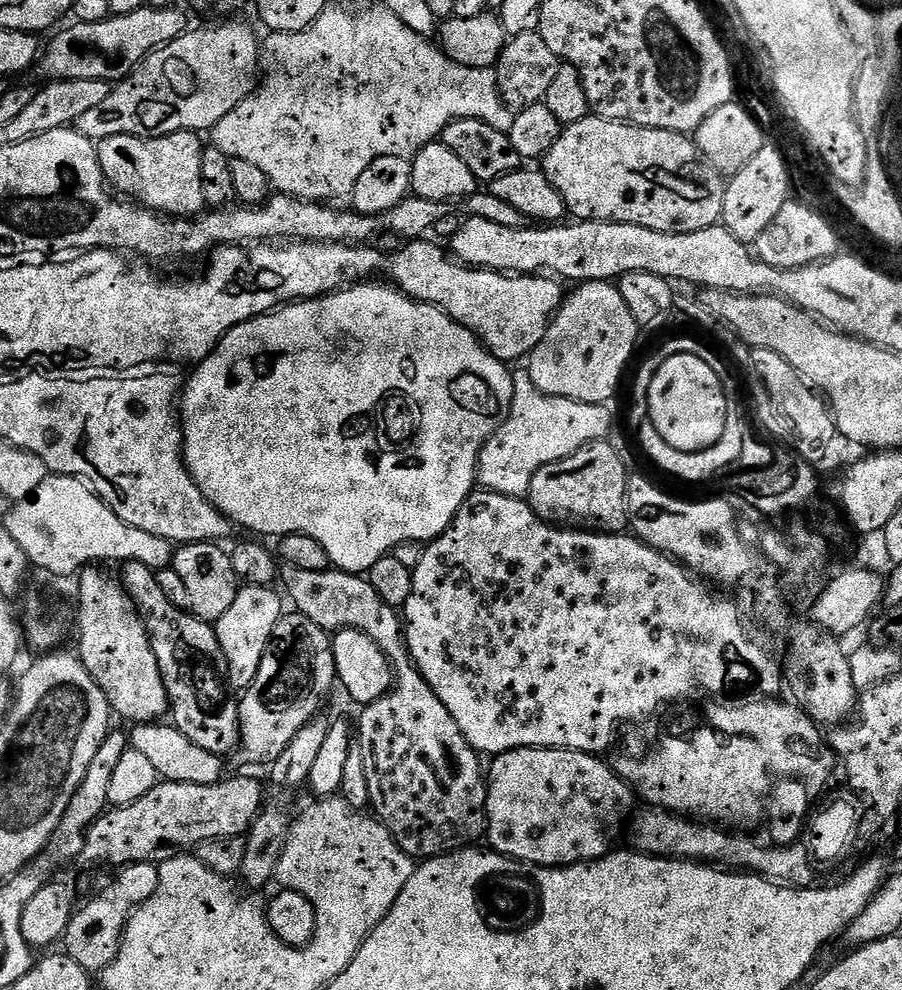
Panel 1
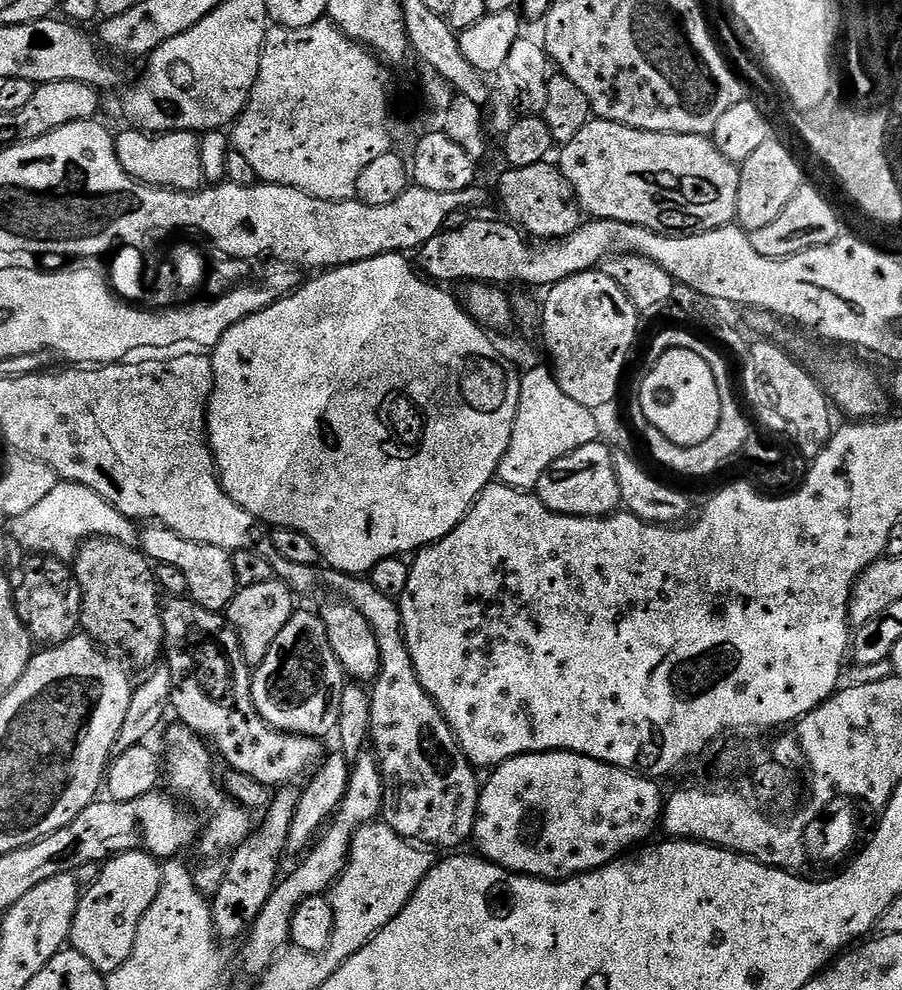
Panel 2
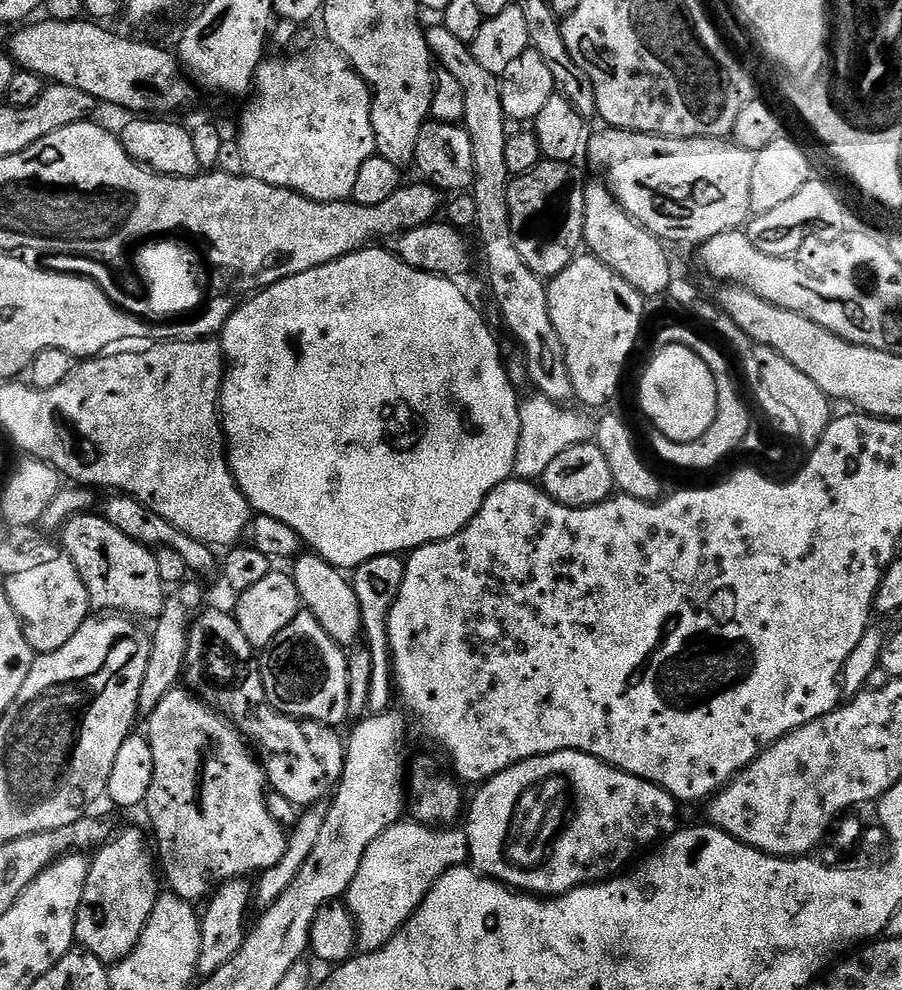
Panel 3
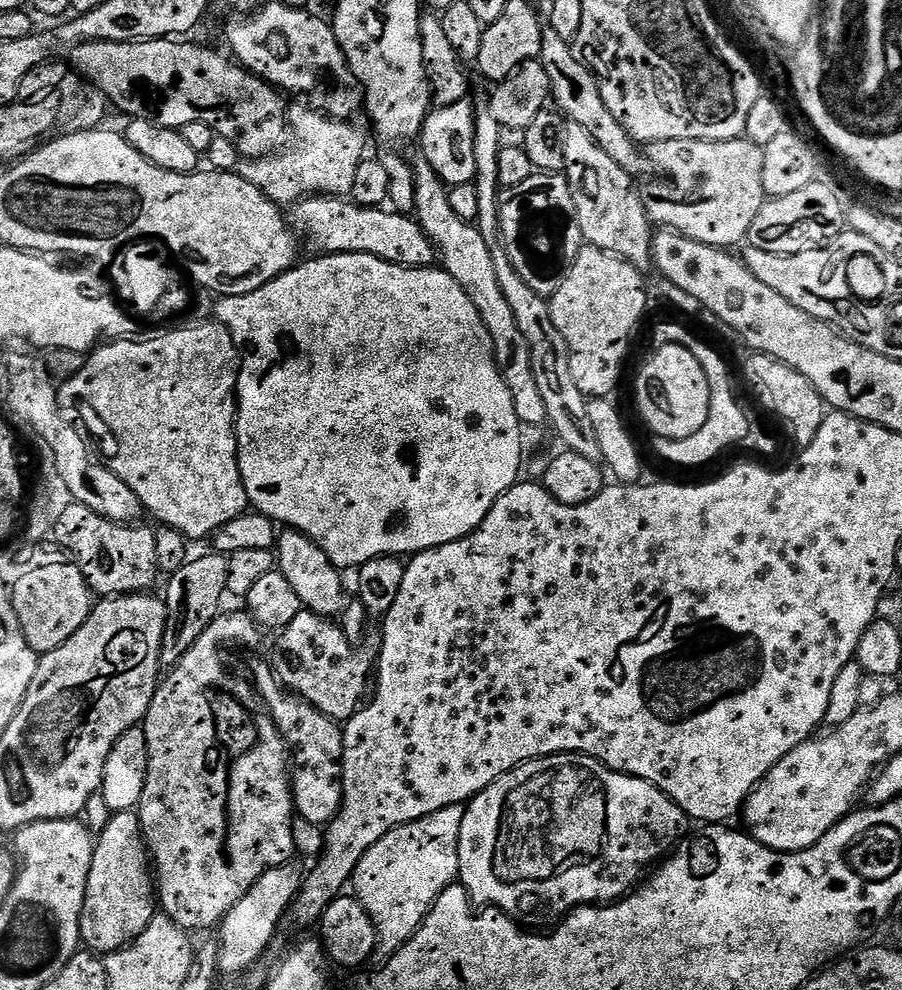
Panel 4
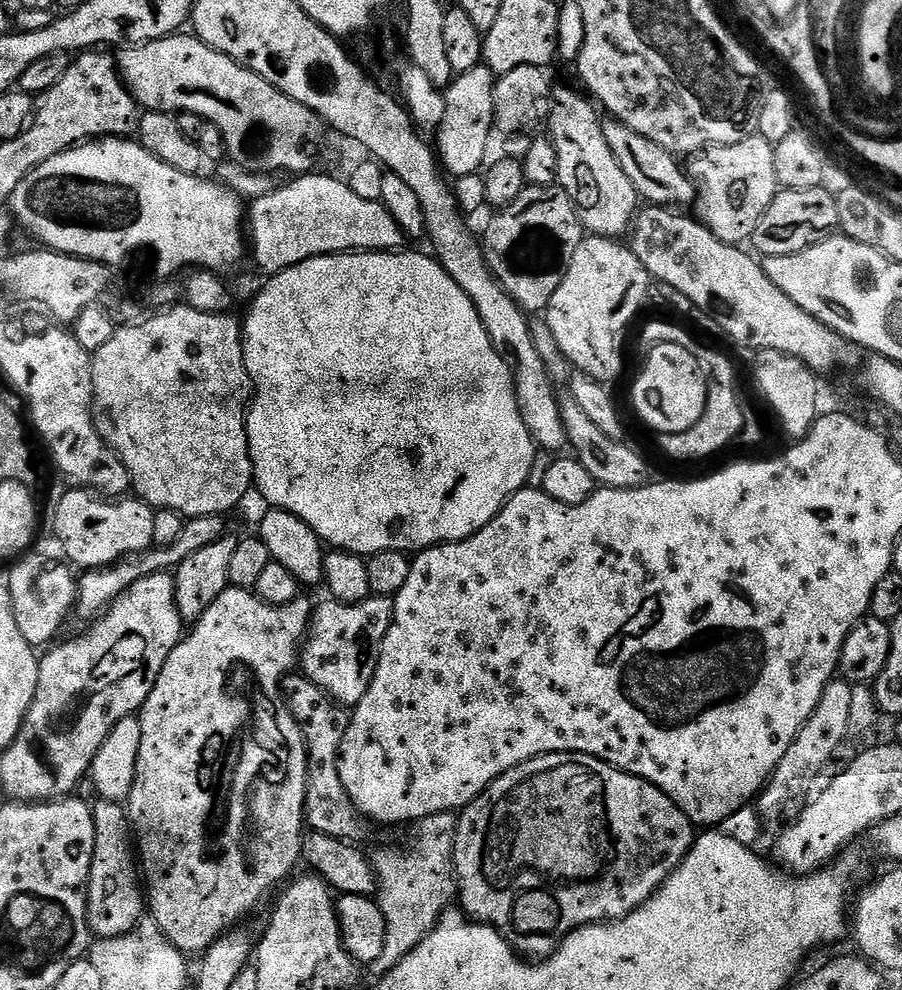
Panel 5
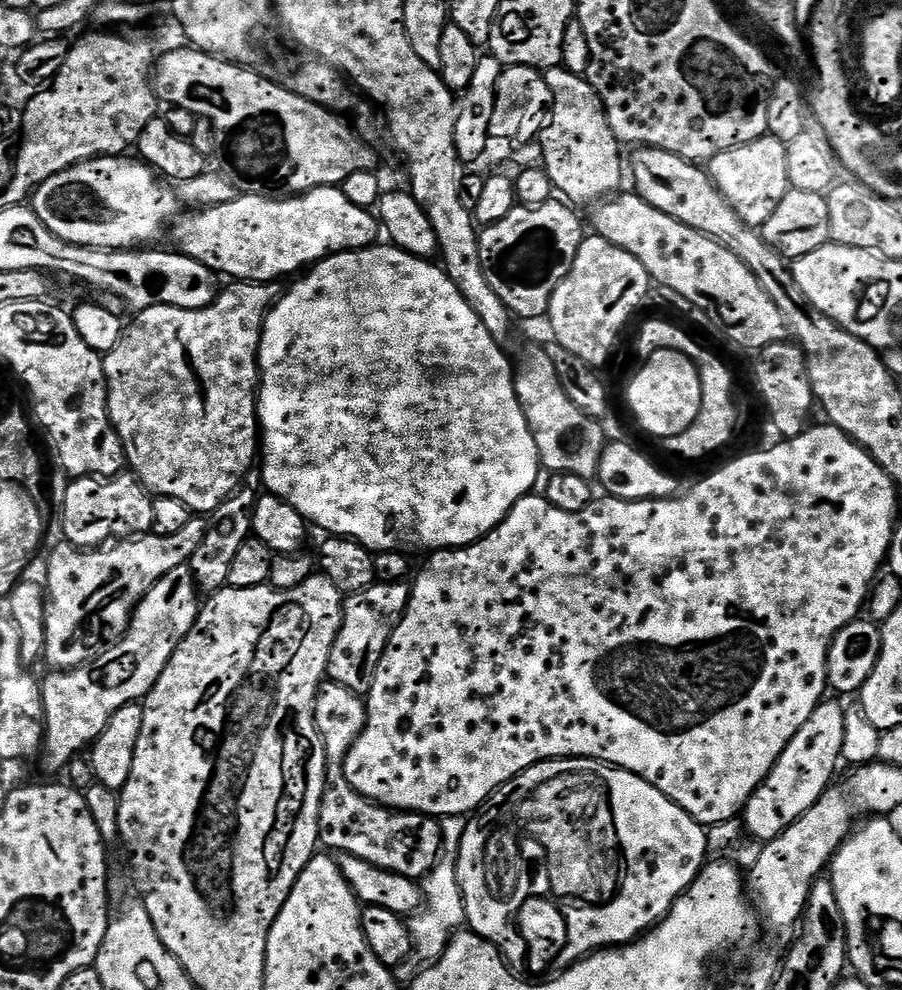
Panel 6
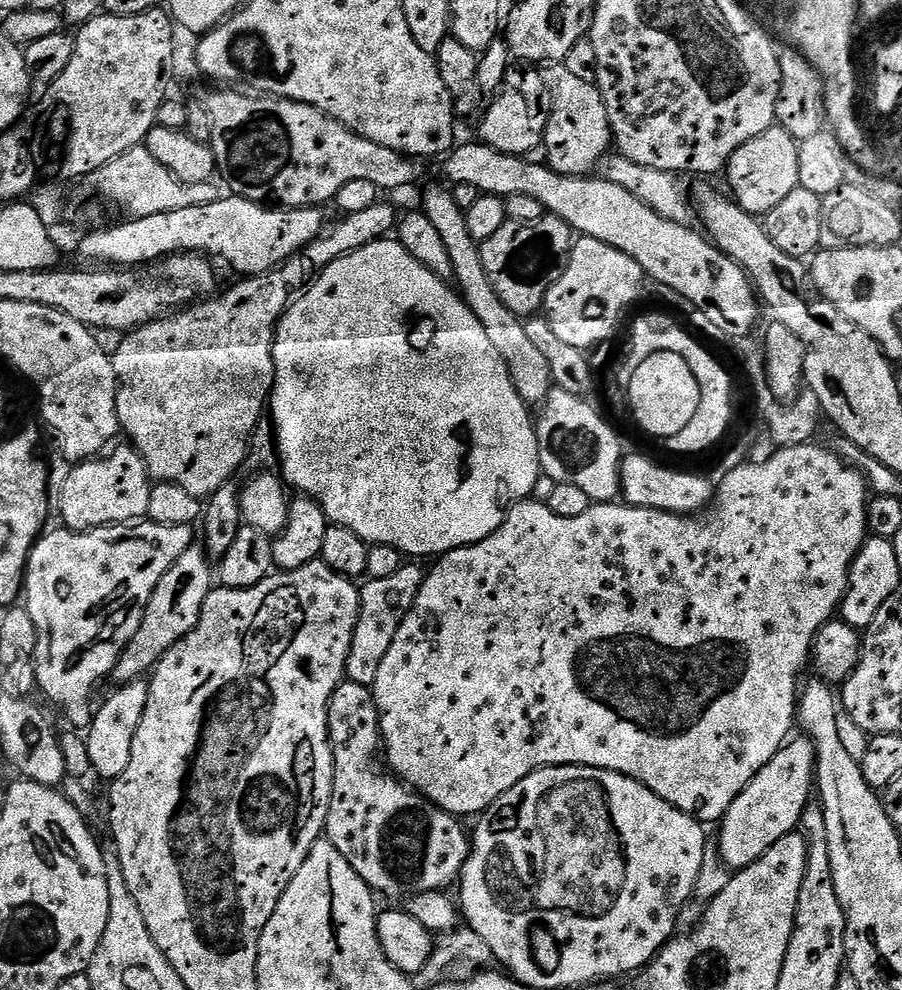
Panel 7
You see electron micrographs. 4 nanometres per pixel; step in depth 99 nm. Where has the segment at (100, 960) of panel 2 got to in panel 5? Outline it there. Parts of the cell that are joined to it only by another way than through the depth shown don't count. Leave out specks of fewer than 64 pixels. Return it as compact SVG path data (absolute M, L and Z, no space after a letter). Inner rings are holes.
M97 799L92 809L95 818L95 852L88 875L88 925L99 939L120 937L132 932L146 912L146 898L140 883L131 825L121 803Z

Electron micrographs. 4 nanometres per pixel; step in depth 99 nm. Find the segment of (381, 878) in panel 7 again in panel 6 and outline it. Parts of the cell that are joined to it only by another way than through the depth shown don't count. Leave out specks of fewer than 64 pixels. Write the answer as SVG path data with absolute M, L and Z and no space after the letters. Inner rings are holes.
M325 679L320 686L320 694L316 698L314 705L316 709L316 725L320 727L320 739L324 741L324 757L326 758L326 778L324 779L324 793L322 794L322 806L318 810L318 826L320 827L320 844L333 853L354 854L356 858L366 858L366 862L374 862L374 866L378 866L382 870L390 870L394 874L402 874L403 876L411 876L413 878L423 878L428 875L428 871L436 864L436 859L440 856L440 826L439 823L431 816L423 816L420 812L397 812L391 808L384 807L383 804L376 804L372 800L366 799L362 794L358 794L354 790L354 786L350 786L350 782L346 782L346 774L344 773L344 763L346 762L346 754L350 750L350 746L354 746L354 742L362 734L362 730L368 721L368 706L365 697L361 693L354 690L346 690L346 686L342 686L338 682Z

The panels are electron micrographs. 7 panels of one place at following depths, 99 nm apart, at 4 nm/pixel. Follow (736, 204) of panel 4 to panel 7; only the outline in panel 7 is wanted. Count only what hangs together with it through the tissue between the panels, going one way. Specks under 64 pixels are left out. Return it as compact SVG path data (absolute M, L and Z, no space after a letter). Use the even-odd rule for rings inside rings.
M773 126L750 138L728 159L726 177L731 195L737 204L742 206L751 216L763 218L767 216L790 190L800 187L798 178L798 158L800 146L797 137L779 126Z

